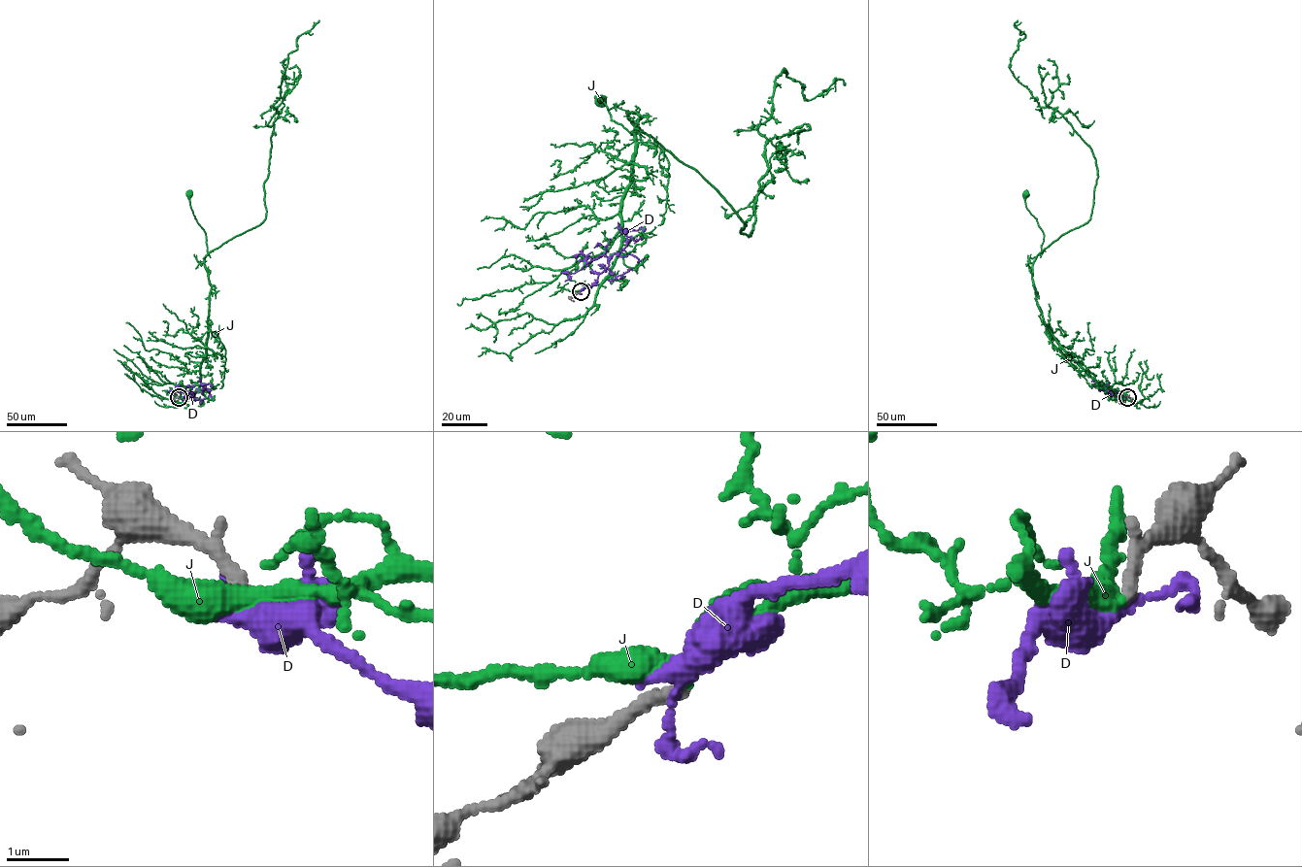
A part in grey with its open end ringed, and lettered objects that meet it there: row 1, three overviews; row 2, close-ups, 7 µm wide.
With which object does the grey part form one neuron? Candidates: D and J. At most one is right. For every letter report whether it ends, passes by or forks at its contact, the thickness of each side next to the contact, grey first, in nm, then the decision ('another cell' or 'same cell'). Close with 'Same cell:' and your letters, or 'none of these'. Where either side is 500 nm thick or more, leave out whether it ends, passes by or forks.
D: it passes by; calibres 160 and 320 nm; another cell
J: it passes by; calibres 160 and 320 nm; same cell
Same cell: J

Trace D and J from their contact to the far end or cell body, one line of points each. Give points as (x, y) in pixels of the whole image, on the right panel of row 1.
D: (1127, 397), (1122, 400), (1094, 383), (1095, 387)
J: (1127, 397), (1093, 379), (1046, 325), (1032, 279), (1044, 233), (1026, 208), (1026, 194)

